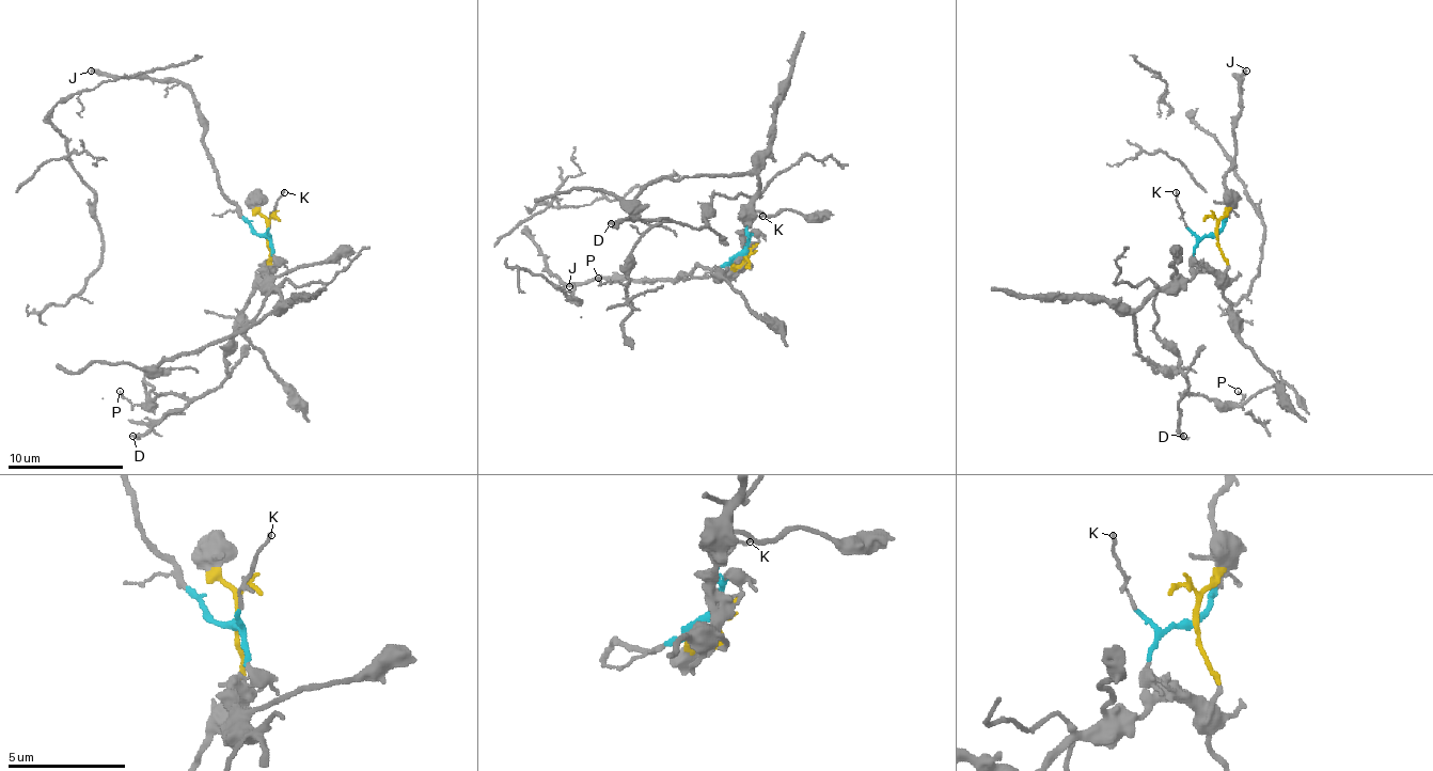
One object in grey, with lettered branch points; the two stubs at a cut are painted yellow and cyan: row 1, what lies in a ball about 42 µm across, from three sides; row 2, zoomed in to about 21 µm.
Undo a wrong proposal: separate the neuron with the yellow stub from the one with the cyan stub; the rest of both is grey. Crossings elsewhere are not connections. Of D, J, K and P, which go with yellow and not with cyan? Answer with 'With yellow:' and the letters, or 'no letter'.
With yellow: D, P

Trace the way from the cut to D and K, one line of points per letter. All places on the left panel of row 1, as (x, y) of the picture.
D: (267, 234), (270, 269), (265, 281), (270, 292), (236, 330), (224, 381), (131, 437)
K: (267, 234), (270, 237), (267, 225), (285, 191)

